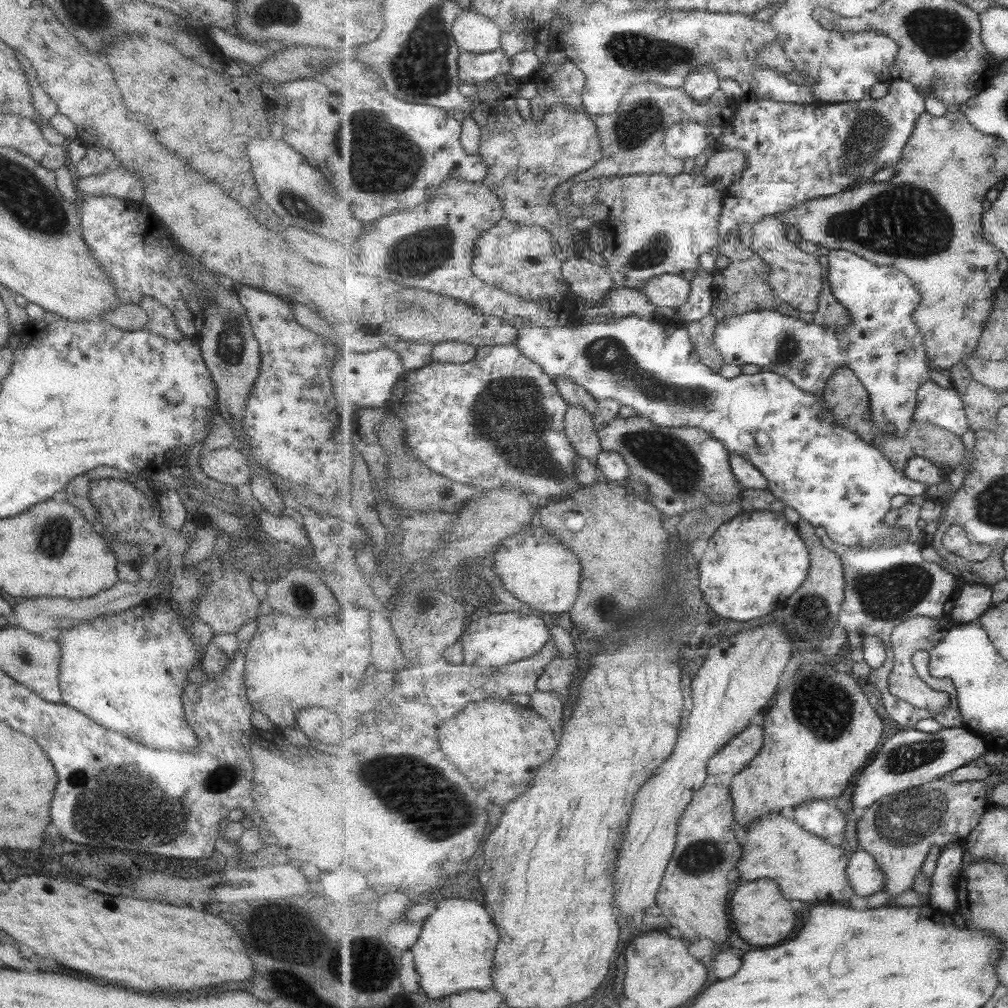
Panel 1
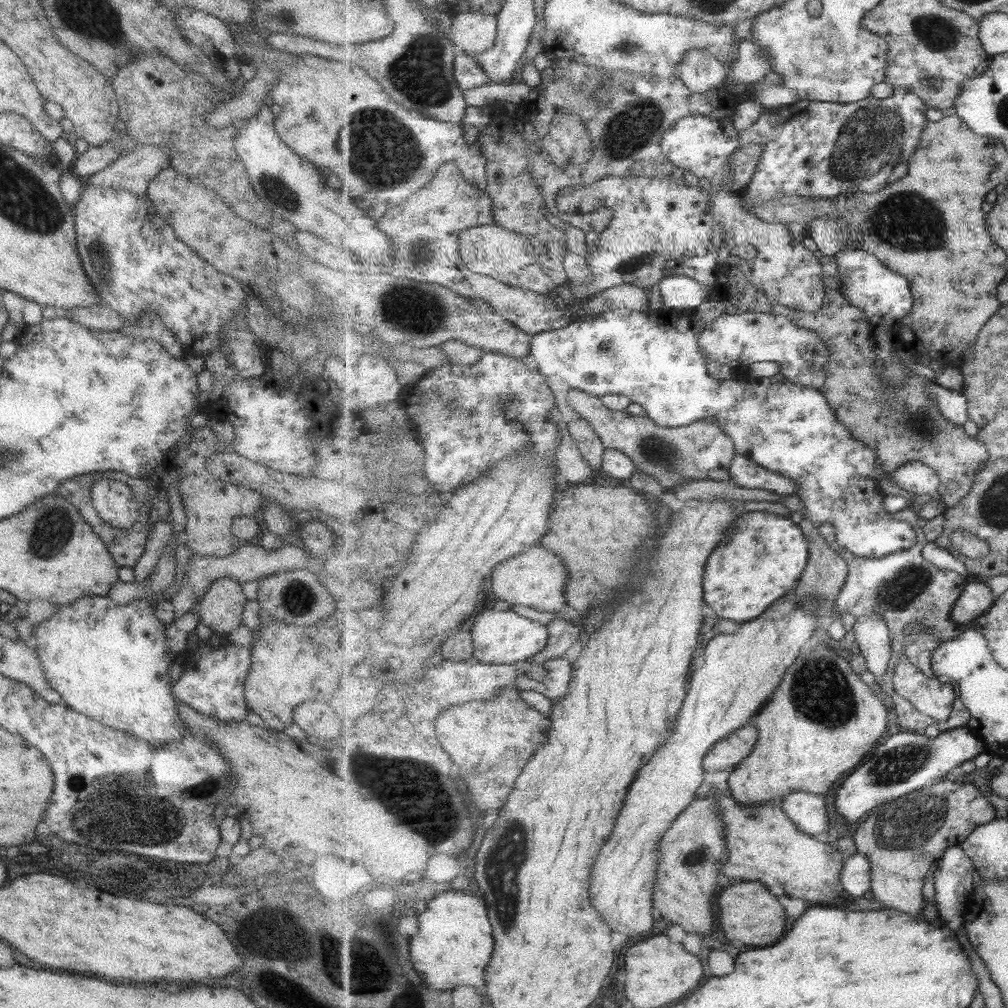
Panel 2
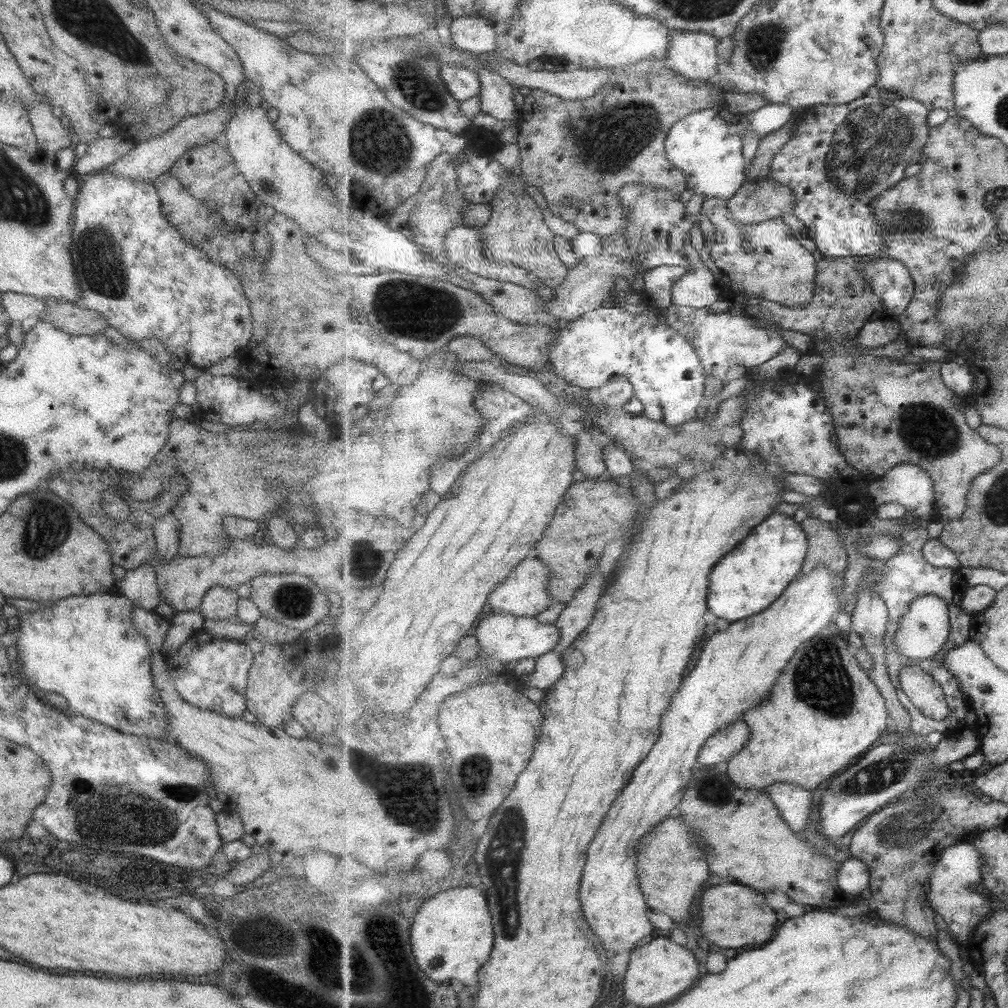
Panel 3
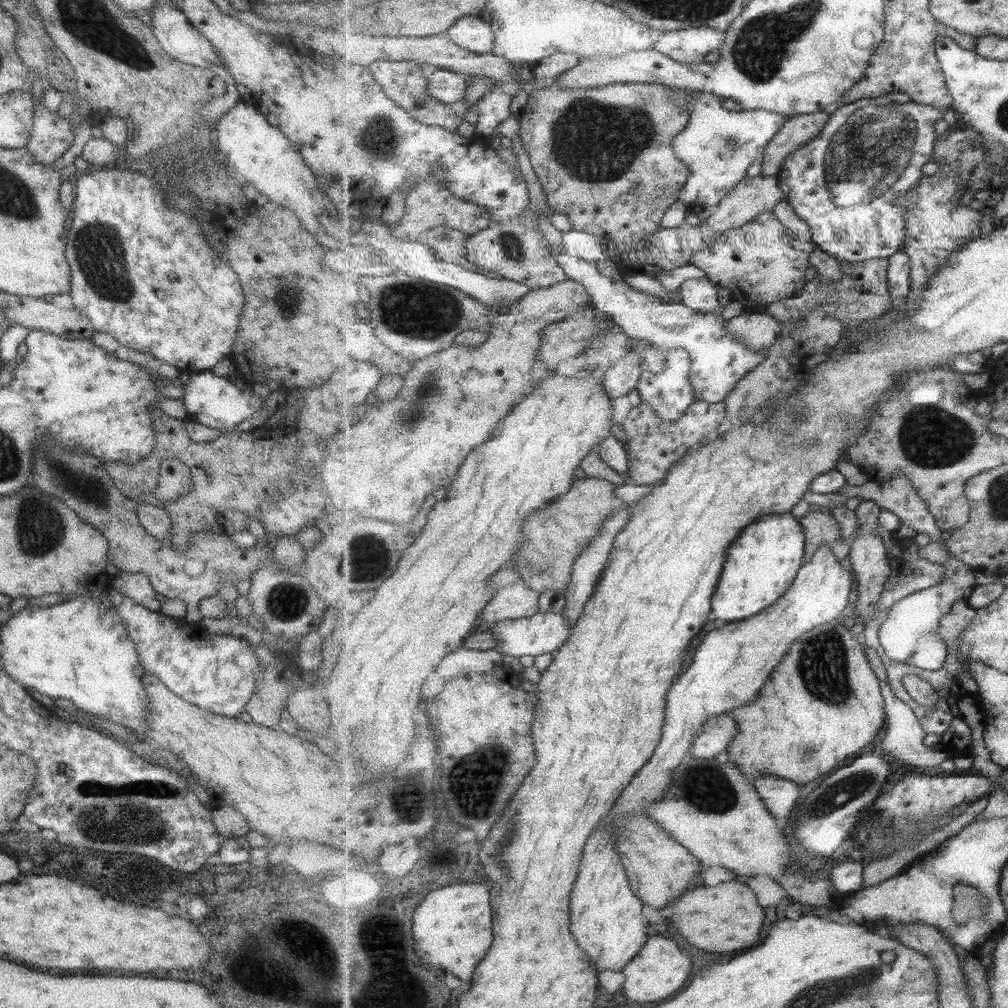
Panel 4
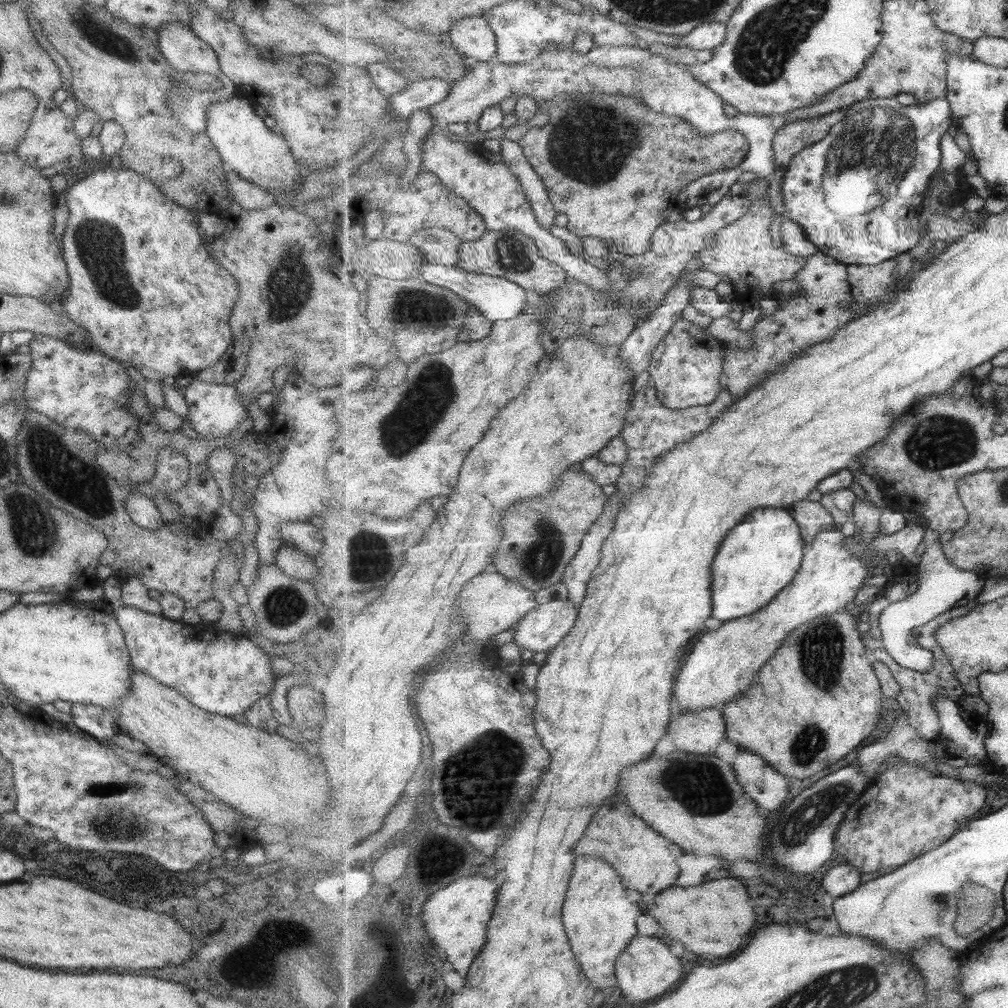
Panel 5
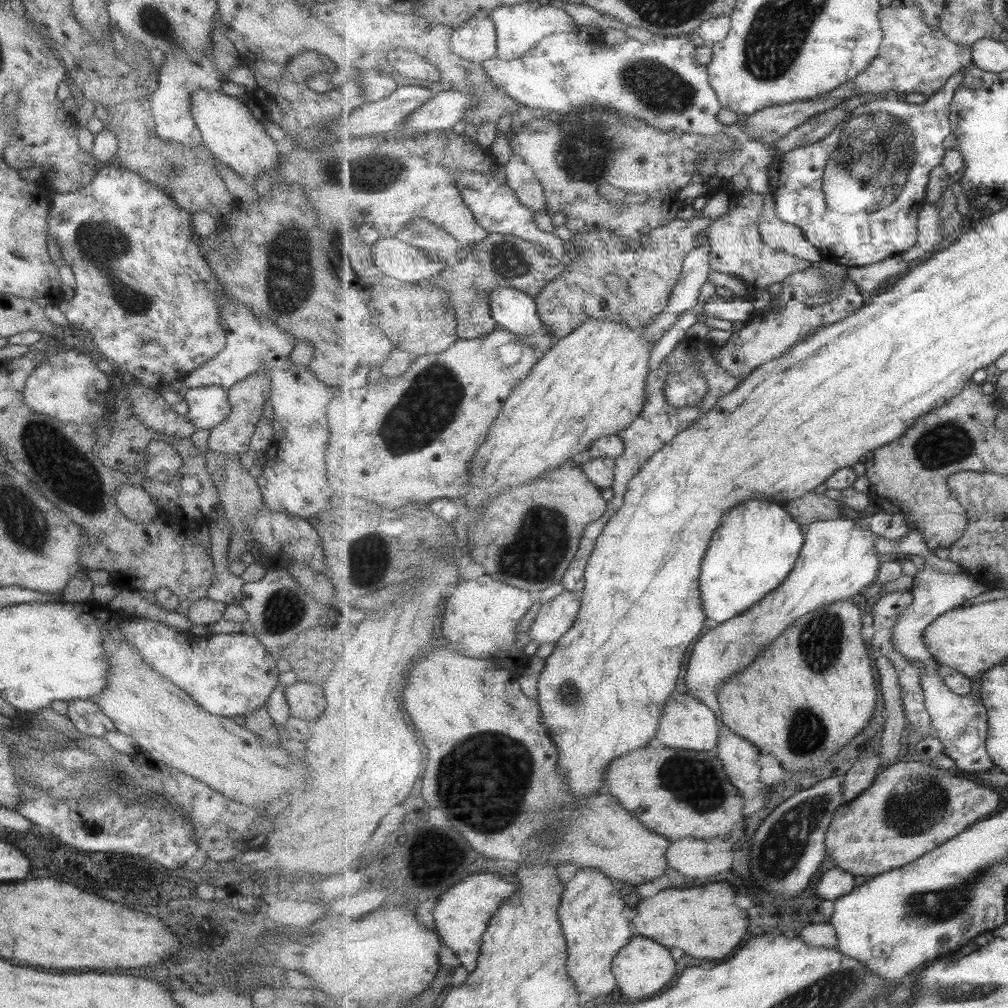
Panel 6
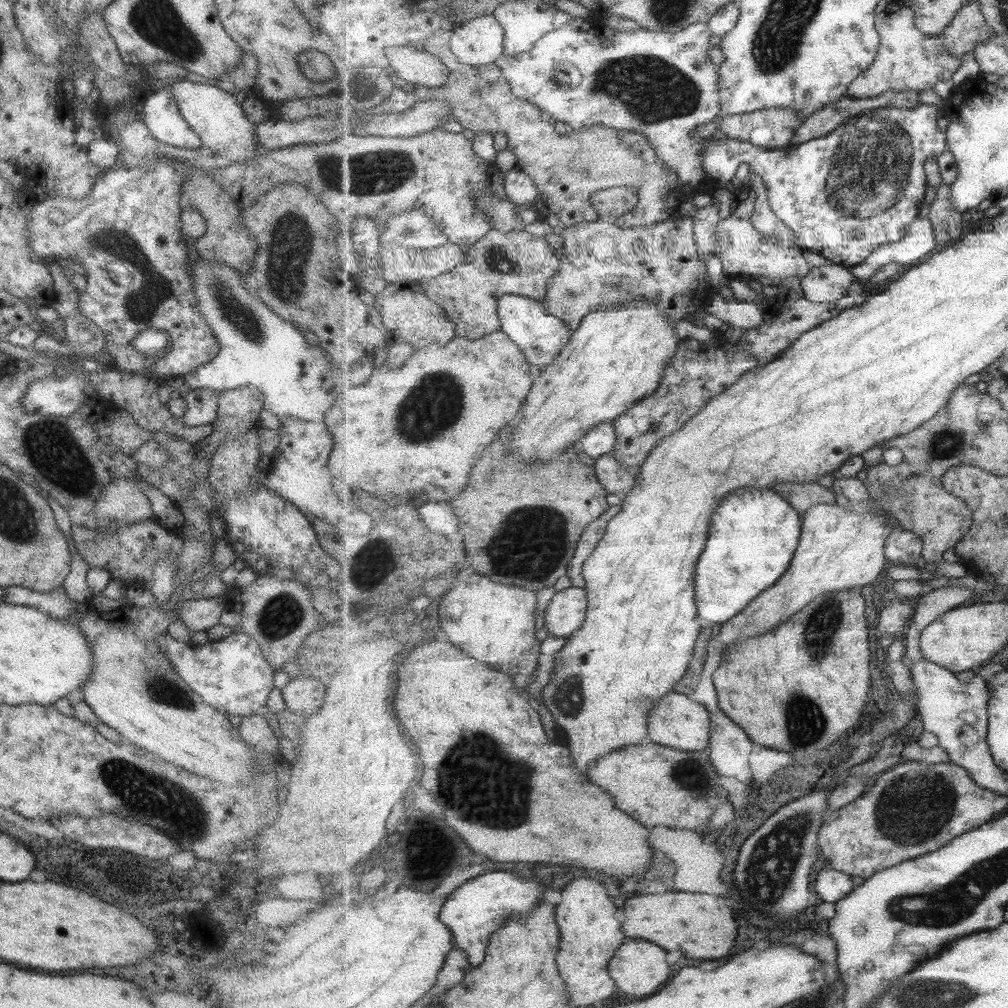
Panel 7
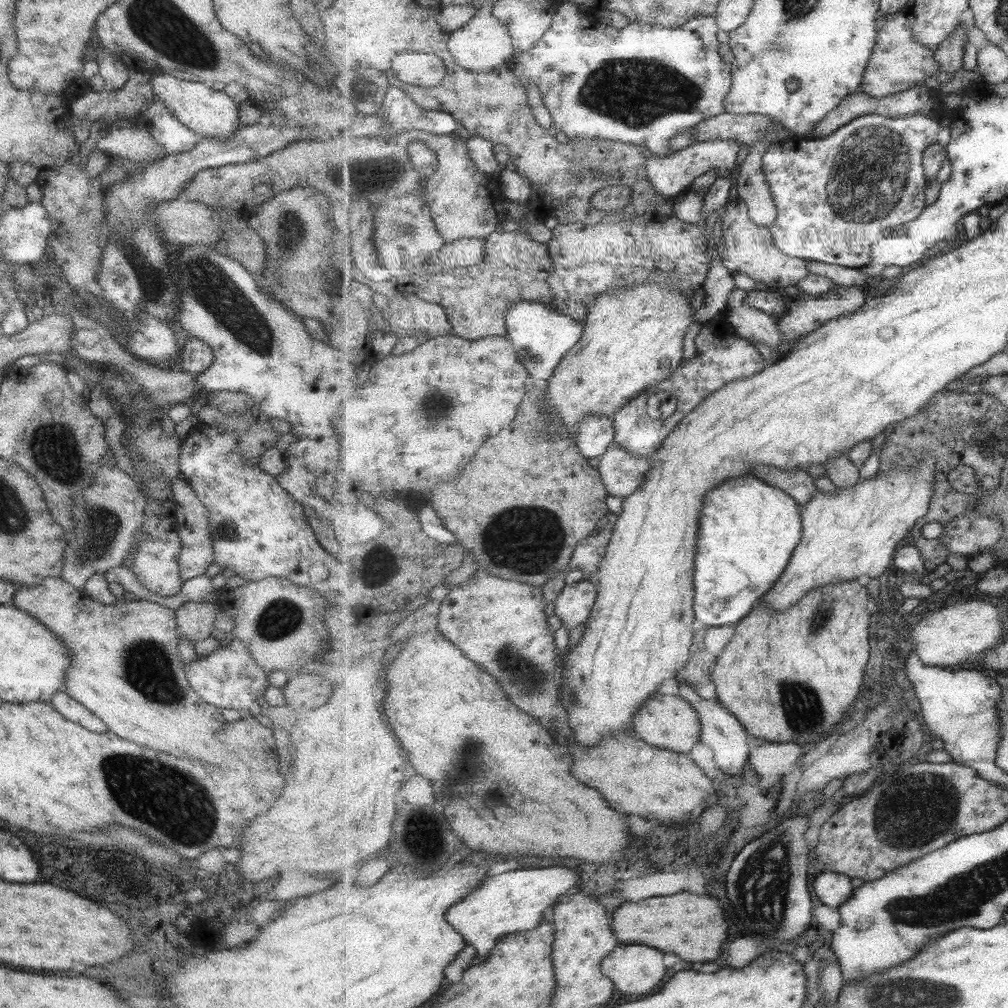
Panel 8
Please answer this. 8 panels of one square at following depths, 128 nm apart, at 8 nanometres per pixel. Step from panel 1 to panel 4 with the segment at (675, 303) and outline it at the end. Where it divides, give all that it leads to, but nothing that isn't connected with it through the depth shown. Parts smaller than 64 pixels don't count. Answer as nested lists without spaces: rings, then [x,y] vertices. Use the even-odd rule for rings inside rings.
[[[687,280],[681,286],[682,304],[700,313],[711,313],[719,310],[719,292],[709,280]]]

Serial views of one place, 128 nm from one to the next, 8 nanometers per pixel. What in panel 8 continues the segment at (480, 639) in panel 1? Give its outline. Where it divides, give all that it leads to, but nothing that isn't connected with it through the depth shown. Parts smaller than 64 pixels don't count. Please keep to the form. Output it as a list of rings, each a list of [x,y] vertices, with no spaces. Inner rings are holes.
[[[591,580],[567,585],[554,602],[554,614],[567,630],[575,630],[589,620],[597,595],[597,587]]]

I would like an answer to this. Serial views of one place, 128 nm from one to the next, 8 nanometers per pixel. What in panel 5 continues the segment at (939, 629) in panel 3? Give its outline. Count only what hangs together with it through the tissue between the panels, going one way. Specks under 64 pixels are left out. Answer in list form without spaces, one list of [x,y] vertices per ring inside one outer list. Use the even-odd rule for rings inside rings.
[[[911,511],[903,512],[906,521],[912,526],[922,526],[925,529],[925,552],[922,561],[917,566],[920,572],[920,585],[915,594],[905,596],[898,603],[889,605],[880,616],[880,629],[885,648],[892,657],[905,668],[919,672],[927,672],[934,667],[935,655],[933,651],[922,648],[914,642],[911,630],[931,622],[935,616],[948,610],[974,605],[979,593],[985,586],[986,577],[955,566],[945,554],[944,544],[941,544],[939,533],[933,530],[924,516],[916,515]]]

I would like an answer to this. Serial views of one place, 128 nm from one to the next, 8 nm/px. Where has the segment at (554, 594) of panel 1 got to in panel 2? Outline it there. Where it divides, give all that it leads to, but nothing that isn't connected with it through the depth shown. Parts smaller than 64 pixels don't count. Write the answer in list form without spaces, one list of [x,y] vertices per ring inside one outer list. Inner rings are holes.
[[[538,543],[533,545],[529,552],[521,552],[519,556],[497,564],[492,570],[488,589],[489,592],[495,594],[498,604],[529,606],[529,608],[556,614],[563,608],[569,608],[566,597],[569,581],[570,572],[561,556],[549,552]]]

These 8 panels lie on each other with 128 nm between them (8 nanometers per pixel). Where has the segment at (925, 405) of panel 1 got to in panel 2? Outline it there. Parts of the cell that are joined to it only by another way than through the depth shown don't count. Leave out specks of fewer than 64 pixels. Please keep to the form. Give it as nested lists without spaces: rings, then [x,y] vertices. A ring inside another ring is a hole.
[[[933,380],[926,384],[926,390],[947,420],[953,424],[960,424],[960,426],[967,424],[967,418],[970,418],[968,415],[969,404],[968,396],[963,394],[963,390],[956,391],[943,388]]]

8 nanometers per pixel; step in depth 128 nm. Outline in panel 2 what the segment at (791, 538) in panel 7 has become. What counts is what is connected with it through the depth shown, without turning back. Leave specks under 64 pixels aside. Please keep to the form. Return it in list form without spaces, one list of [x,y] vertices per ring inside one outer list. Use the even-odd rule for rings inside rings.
[[[768,511],[743,513],[733,523],[729,542],[719,544],[705,568],[705,600],[713,610],[735,622],[759,618],[779,598],[790,596],[810,561],[809,542],[799,524]]]

